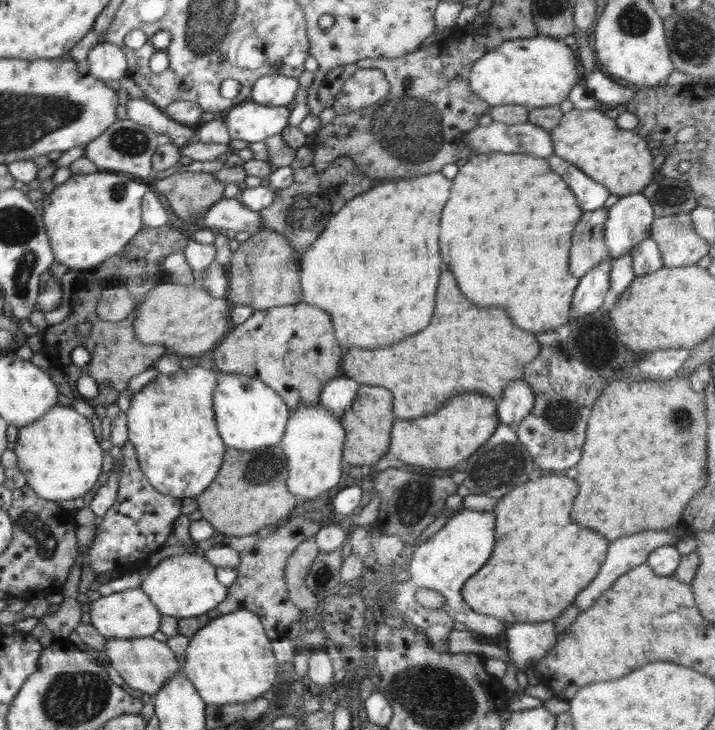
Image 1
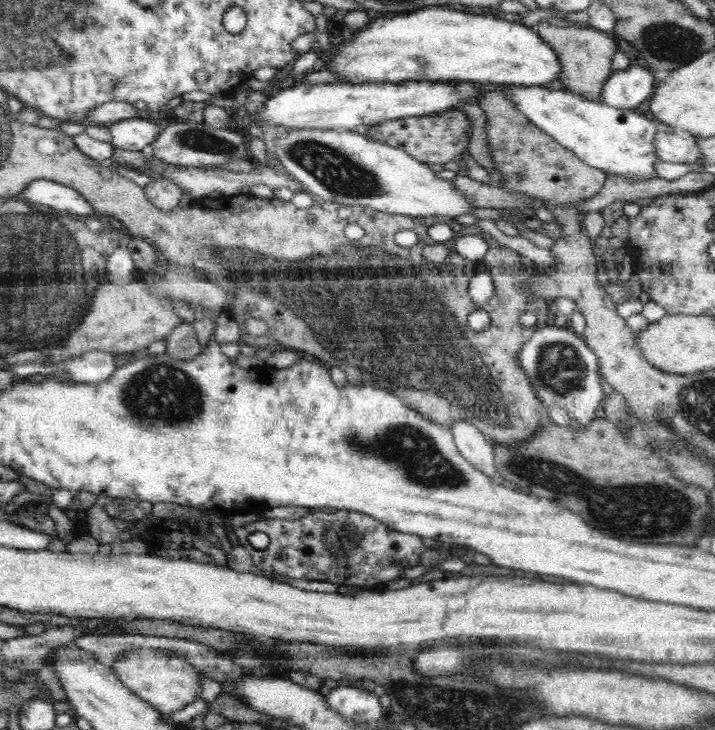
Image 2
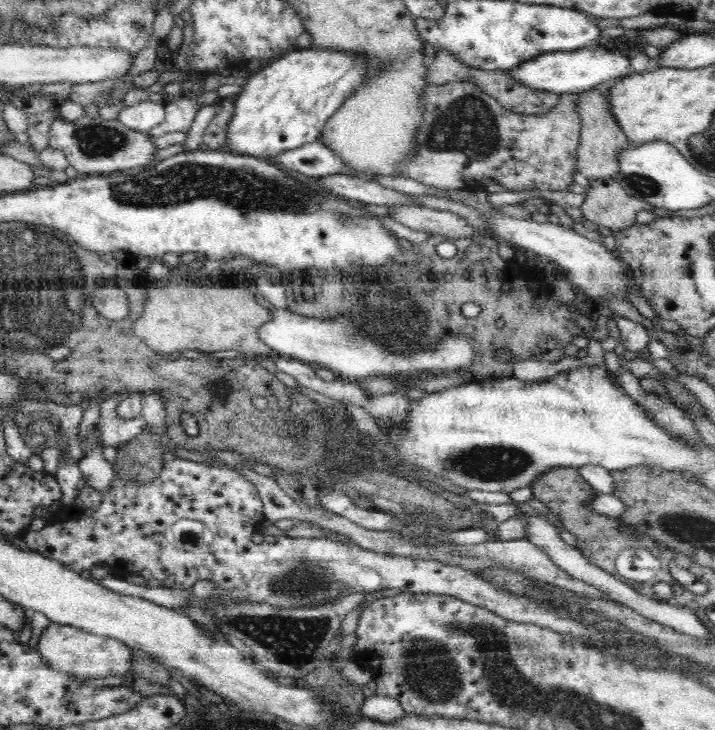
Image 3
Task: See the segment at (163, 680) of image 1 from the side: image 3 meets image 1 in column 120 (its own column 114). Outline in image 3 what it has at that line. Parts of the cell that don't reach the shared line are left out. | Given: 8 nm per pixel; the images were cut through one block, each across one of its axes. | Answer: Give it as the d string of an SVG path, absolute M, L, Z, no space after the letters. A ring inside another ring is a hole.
M52 623L39 638L38 652L45 658L49 666L57 671L74 674L82 678L110 678L110 676L120 676L124 678L132 673L132 649L116 638L103 637L92 634L88 631L78 629L74 626L60 625Z

